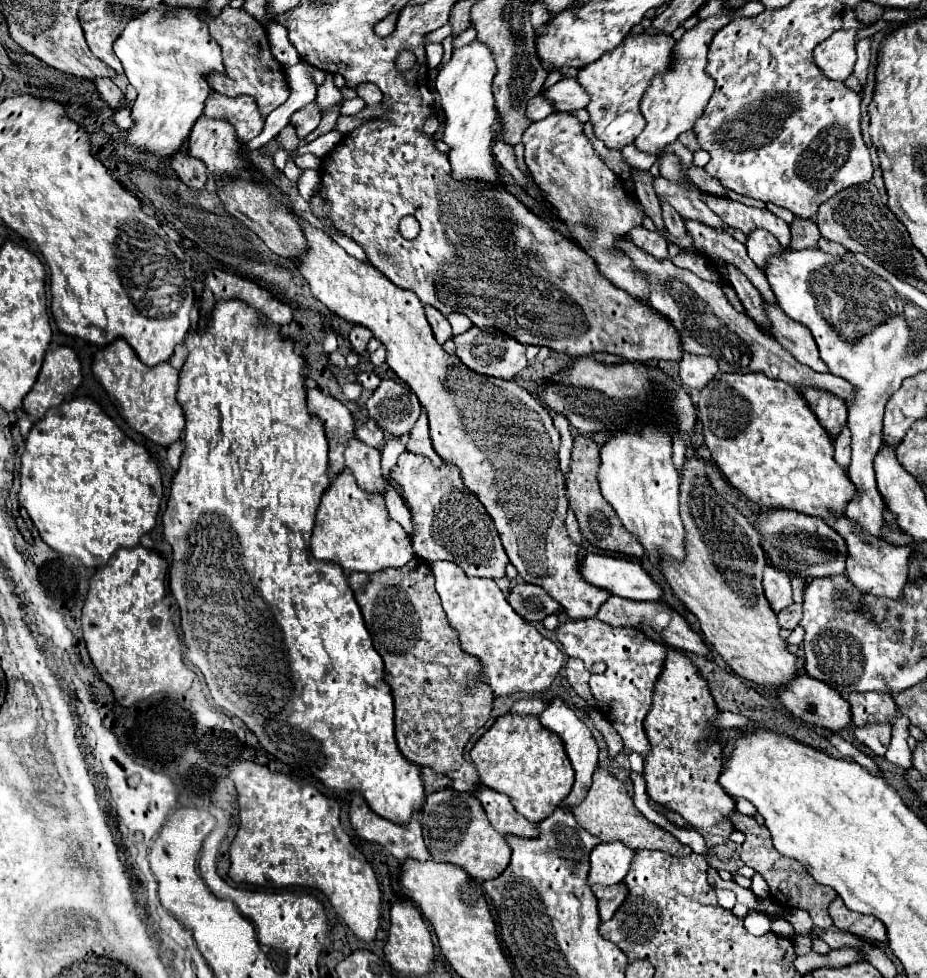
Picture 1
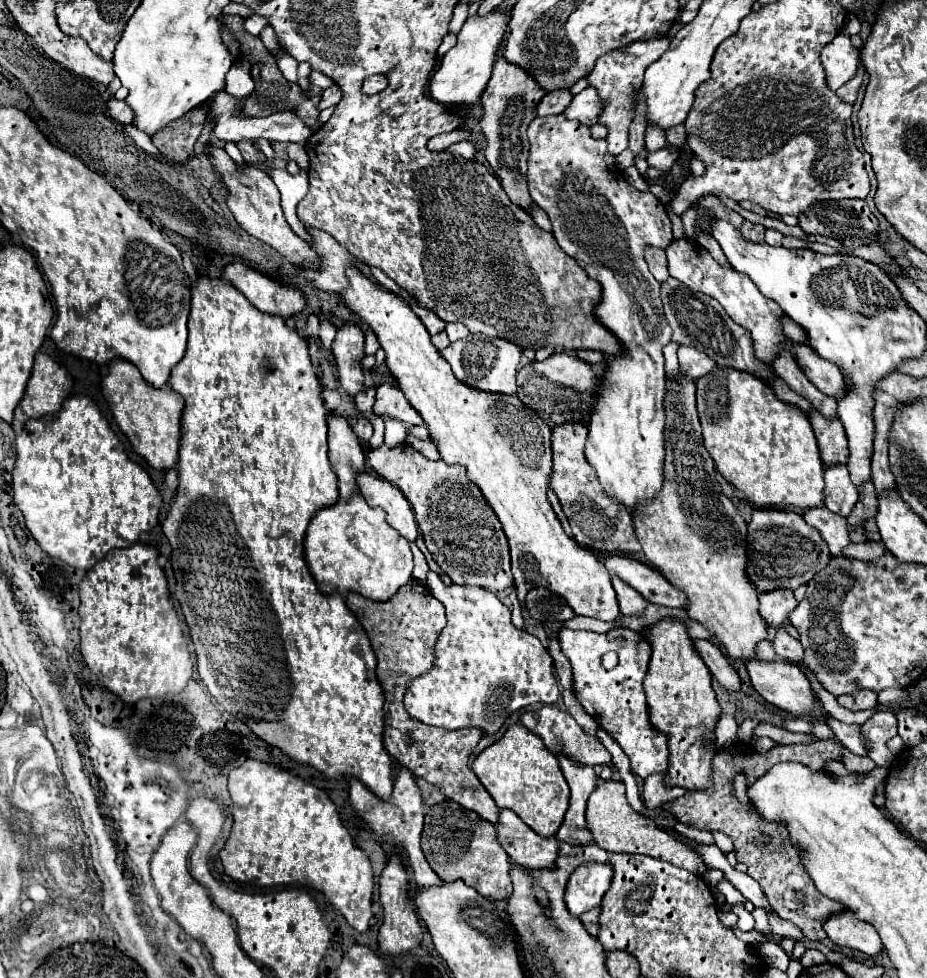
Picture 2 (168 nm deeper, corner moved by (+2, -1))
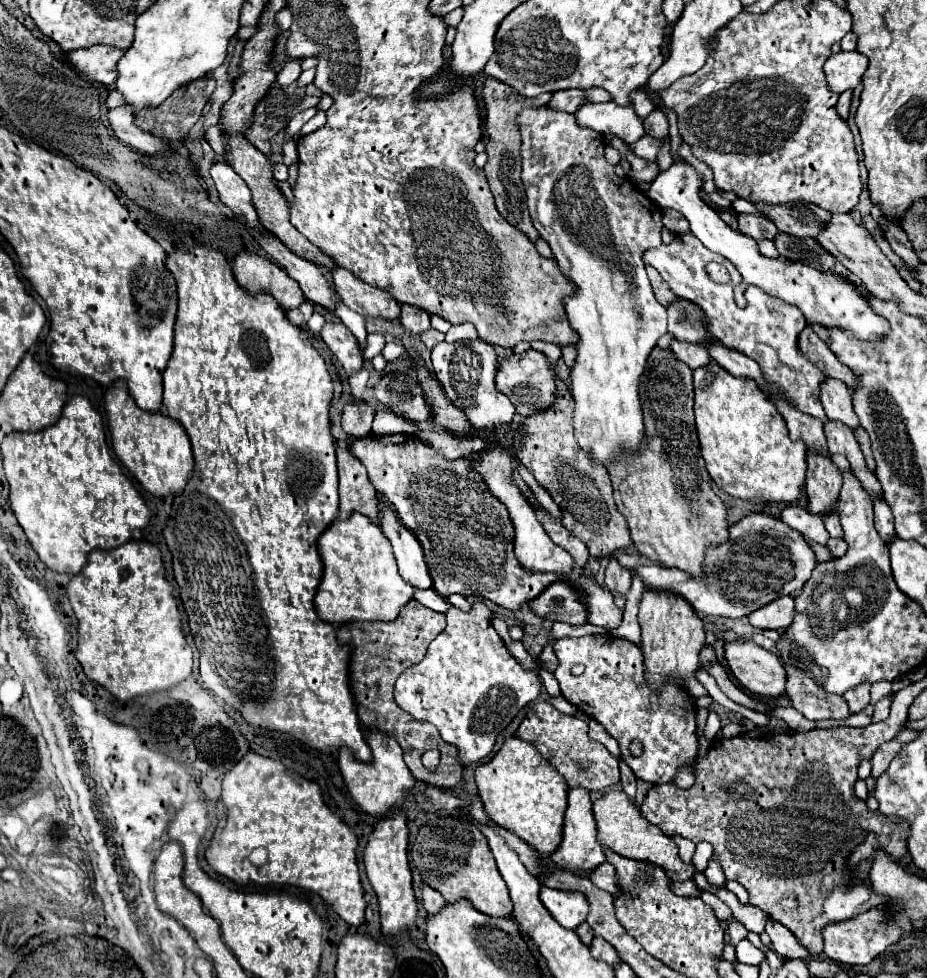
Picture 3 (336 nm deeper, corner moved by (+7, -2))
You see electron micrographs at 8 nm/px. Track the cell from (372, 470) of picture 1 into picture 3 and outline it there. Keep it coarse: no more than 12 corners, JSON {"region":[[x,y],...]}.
{"region":[[378,499],[380,529],[400,575],[418,589],[432,577],[416,535]]}

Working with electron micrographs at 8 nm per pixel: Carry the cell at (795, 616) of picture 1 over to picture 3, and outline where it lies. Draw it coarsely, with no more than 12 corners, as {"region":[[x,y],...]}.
{"region":[[786,663],[786,693],[806,719],[846,719],[840,695],[824,693]]}

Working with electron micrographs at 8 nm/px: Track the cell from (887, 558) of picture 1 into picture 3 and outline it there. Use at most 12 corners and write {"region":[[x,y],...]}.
{"region":[[788,505],[782,511],[792,529],[808,541],[826,545],[830,539],[822,517],[804,507]]}

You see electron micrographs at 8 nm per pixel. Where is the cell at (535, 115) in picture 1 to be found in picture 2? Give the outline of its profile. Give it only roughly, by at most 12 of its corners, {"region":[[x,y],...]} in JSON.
{"region":[[567,90],[547,92],[537,106],[537,116],[563,114],[573,94]]}

